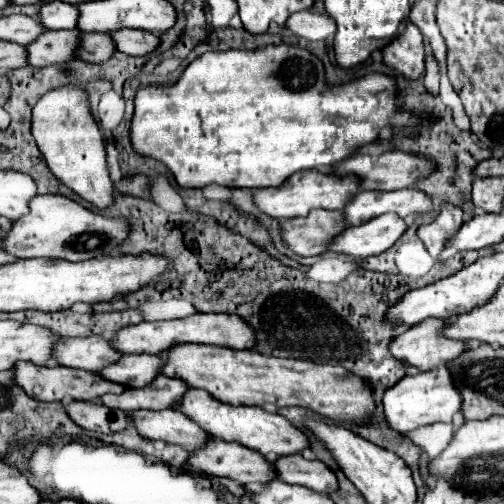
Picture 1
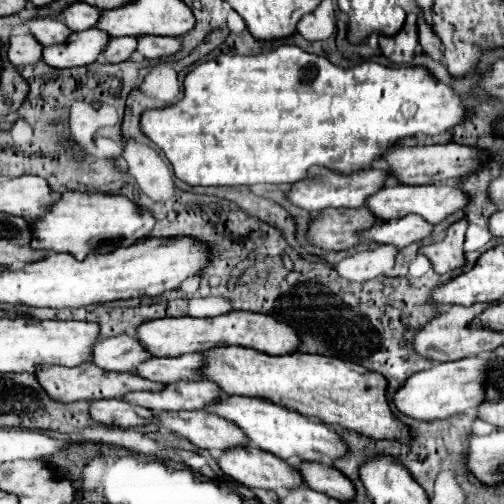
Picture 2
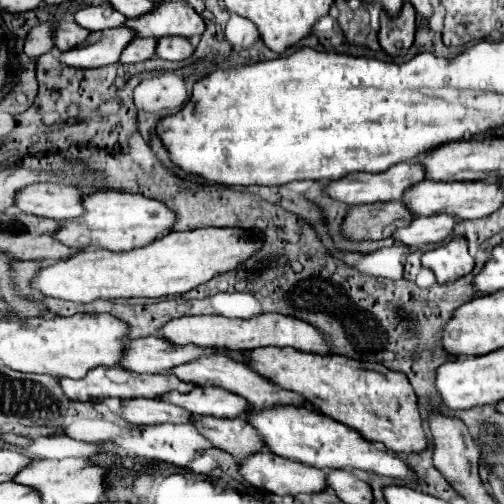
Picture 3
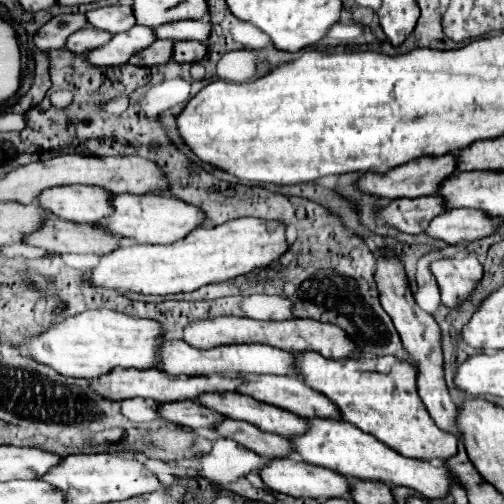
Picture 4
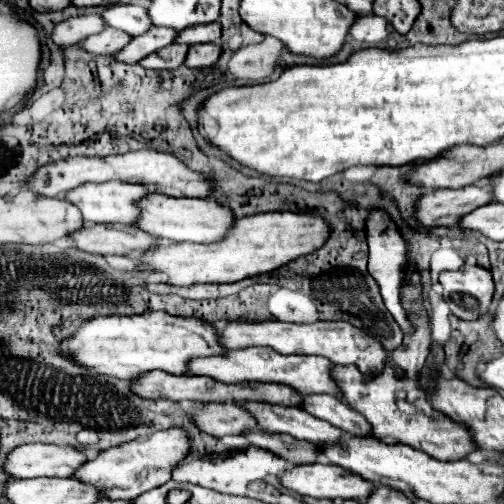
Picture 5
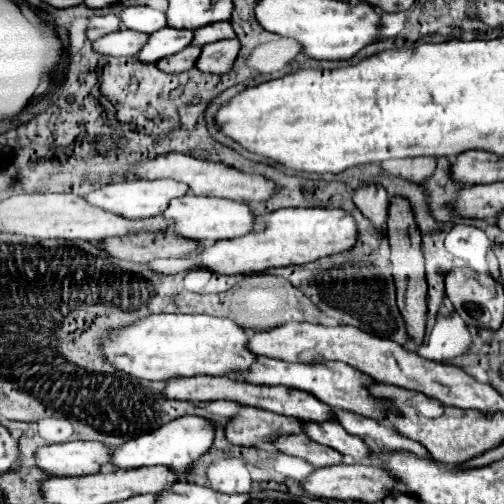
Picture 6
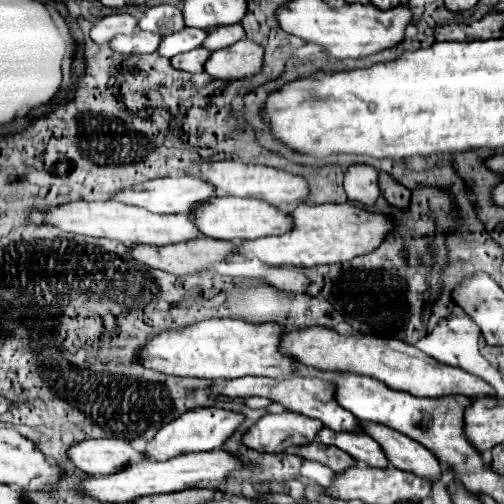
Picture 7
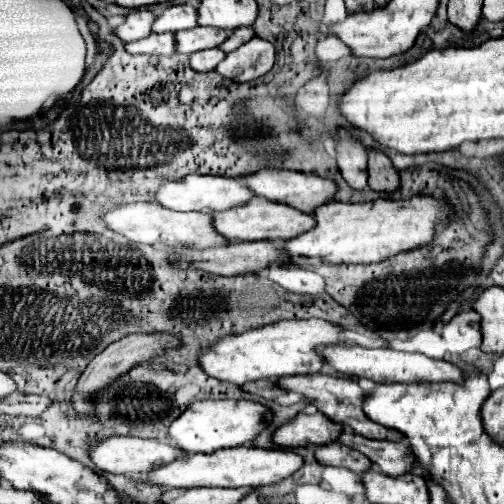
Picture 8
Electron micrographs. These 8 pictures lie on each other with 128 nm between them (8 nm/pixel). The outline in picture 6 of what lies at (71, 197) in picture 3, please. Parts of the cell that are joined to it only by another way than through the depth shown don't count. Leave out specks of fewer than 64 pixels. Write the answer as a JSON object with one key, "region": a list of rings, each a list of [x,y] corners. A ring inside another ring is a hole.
{"region":[[[126,180],[126,182],[112,182],[106,186],[100,186],[92,190],[84,200],[96,208],[104,208],[106,212],[116,212],[118,216],[124,216],[128,220],[140,220],[140,218],[152,218],[164,212],[168,202],[172,198],[184,196],[188,192],[186,184],[180,184],[176,180]]]}

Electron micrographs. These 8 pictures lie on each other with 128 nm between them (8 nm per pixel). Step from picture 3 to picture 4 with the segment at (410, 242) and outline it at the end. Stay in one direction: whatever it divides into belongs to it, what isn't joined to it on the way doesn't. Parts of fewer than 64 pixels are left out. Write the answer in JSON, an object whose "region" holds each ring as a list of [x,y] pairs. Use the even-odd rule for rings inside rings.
{"region":[[[454,208],[438,214],[428,224],[424,234],[446,244],[470,244],[488,236],[496,228],[496,224],[500,224],[500,218],[494,220],[490,216],[484,216],[484,212],[480,210]]]}

